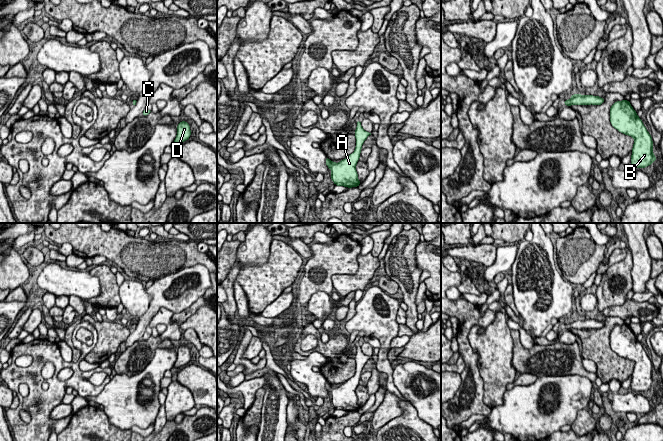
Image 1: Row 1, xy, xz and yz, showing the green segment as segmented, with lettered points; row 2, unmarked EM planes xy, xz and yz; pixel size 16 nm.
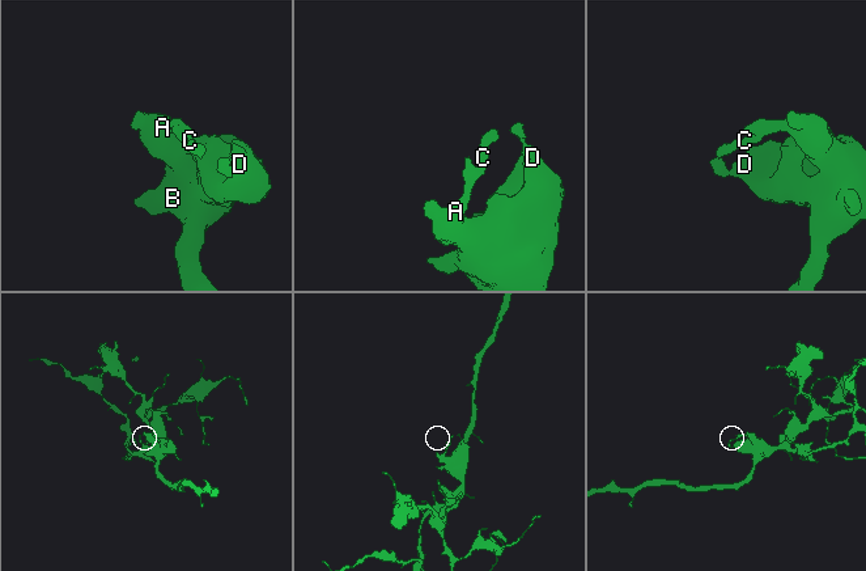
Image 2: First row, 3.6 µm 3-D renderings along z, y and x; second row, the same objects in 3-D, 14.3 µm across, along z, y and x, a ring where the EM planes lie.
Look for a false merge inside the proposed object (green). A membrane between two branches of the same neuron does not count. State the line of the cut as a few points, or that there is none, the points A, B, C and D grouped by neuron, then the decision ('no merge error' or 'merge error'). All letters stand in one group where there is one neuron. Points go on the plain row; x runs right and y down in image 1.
no cut | A B C D | no merge error

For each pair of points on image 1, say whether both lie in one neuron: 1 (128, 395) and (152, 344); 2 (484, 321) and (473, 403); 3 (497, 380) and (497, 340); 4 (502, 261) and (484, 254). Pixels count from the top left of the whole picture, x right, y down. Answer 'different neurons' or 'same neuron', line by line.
1: different neurons
2: same neuron
3: same neuron
4: different neurons

